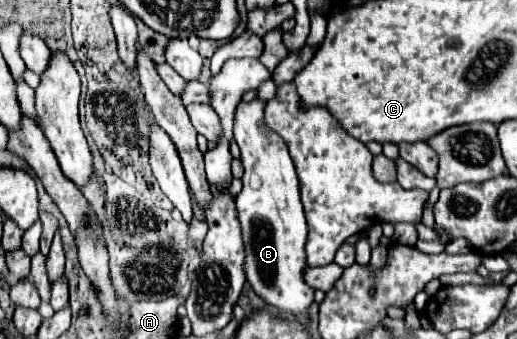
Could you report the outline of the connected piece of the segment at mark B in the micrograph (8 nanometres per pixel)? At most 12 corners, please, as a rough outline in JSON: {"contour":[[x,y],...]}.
{"contour":[[265,100],[239,102],[247,280],[283,316],[313,302],[307,220]]}

